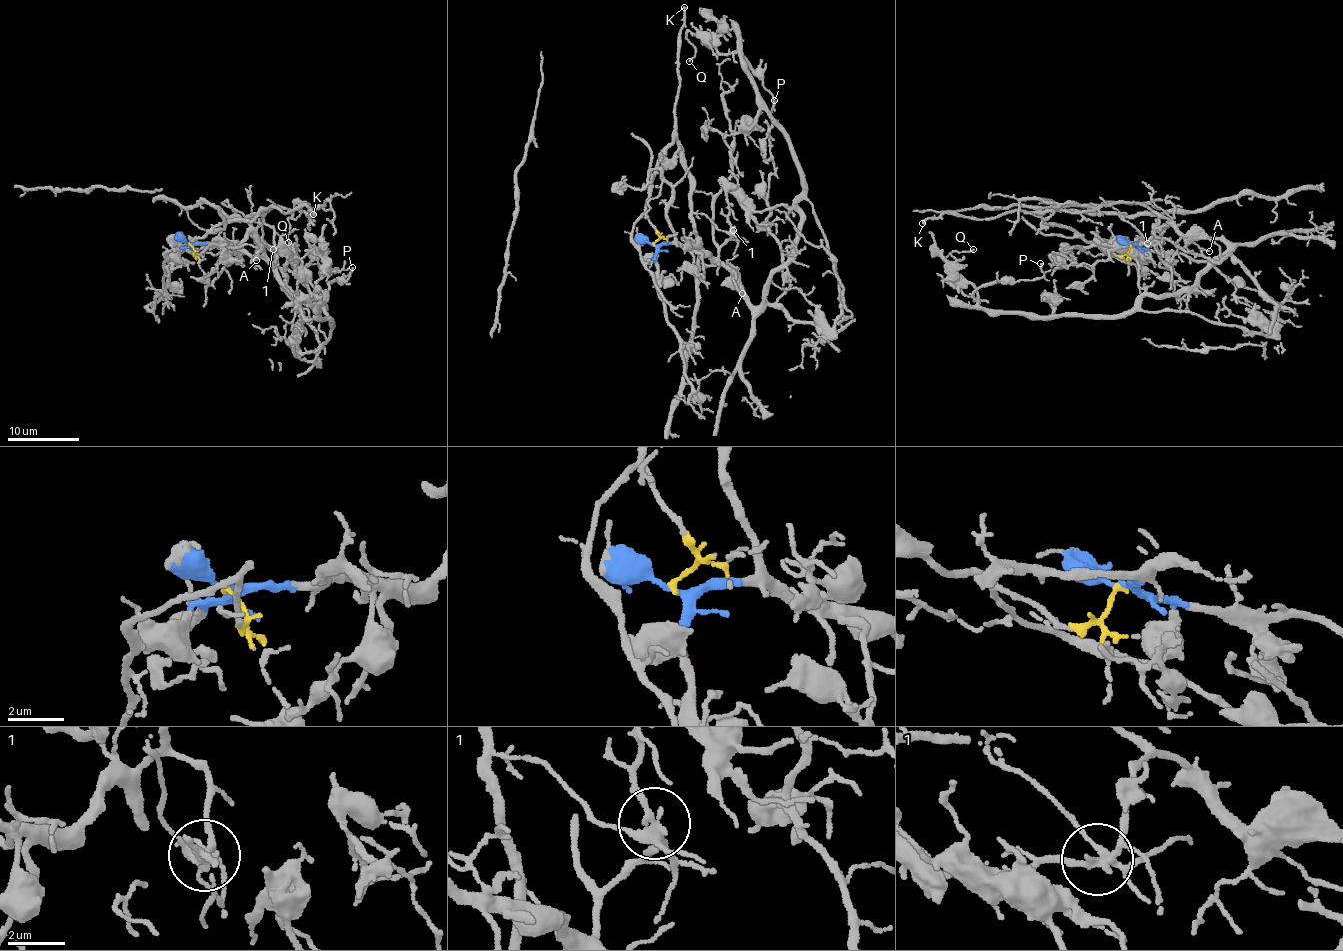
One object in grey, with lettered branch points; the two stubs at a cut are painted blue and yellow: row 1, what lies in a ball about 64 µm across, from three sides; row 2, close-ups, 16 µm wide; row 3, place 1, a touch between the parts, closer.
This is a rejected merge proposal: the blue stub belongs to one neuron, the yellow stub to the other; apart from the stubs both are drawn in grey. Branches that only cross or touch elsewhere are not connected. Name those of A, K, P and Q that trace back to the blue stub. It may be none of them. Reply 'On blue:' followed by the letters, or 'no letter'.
On blue: A, P, Q

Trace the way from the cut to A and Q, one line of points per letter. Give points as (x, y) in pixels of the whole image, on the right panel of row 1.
A: (1131, 246), (1157, 238), (1172, 224), (1187, 238), (1210, 251)
Q: (1131, 246), (1167, 219), (1106, 249), (1144, 291), (1118, 315), (982, 308), (944, 259), (974, 248)

